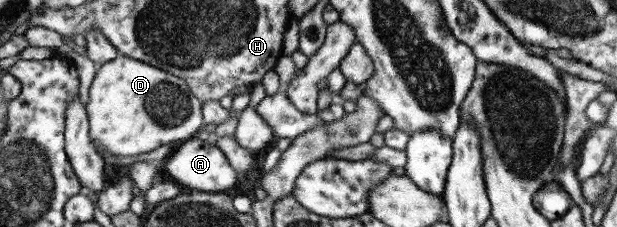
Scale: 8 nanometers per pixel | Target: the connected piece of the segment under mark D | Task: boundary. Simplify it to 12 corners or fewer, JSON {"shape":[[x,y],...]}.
{"shape":[[120,55],[88,88],[100,156],[195,137],[183,79]]}

